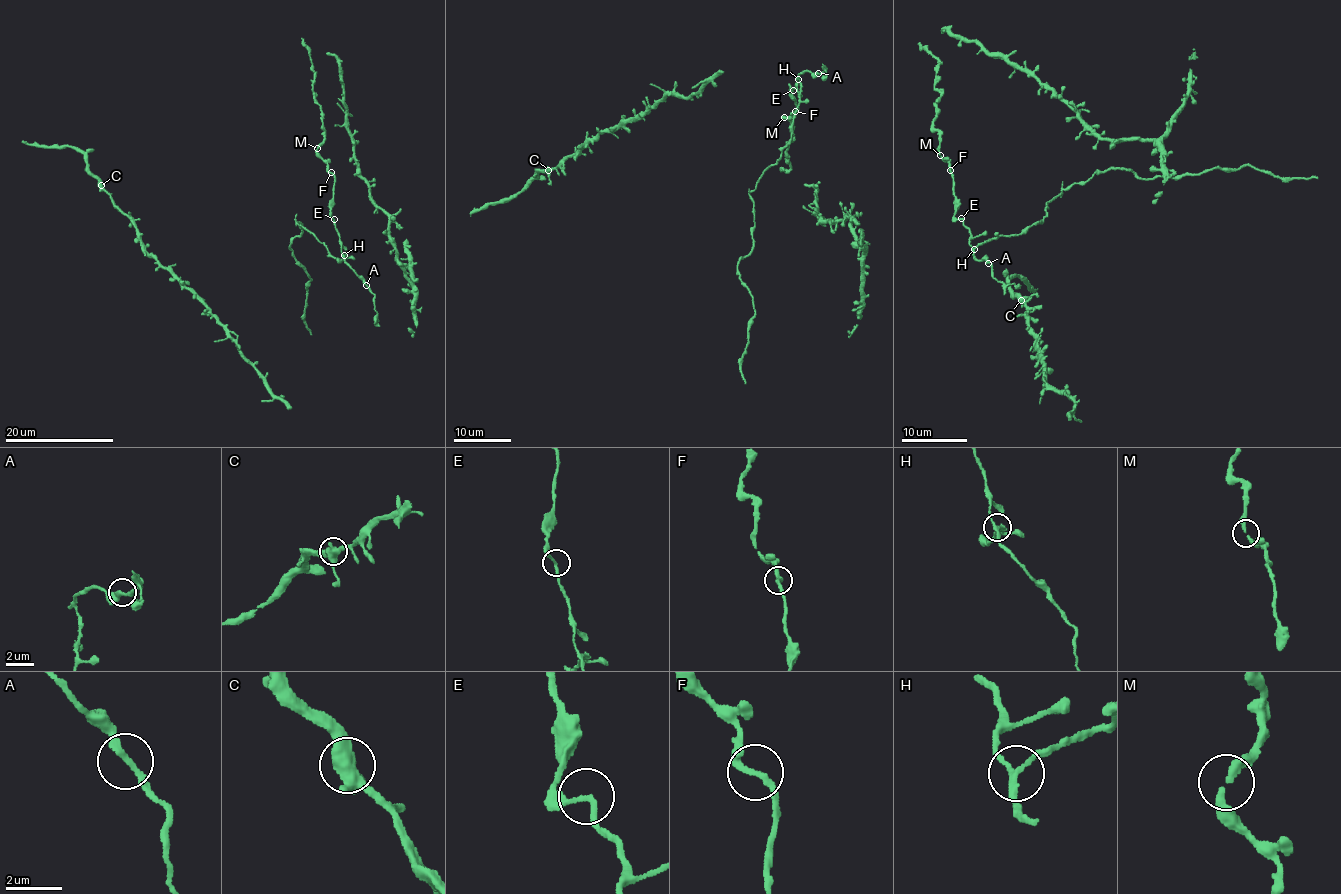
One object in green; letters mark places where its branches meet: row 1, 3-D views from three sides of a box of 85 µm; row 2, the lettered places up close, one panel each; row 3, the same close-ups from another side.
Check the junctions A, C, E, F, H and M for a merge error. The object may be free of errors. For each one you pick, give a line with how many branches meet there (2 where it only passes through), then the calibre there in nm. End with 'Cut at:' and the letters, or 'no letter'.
H: 3 | 190 nm
Cut at: H

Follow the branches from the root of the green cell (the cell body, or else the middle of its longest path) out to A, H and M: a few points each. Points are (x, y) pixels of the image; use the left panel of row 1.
A: (339, 233), (343, 261), (366, 285)
H: (339, 233), (343, 255)
M: (339, 233), (331, 216), (335, 176), (316, 152), (318, 149)

